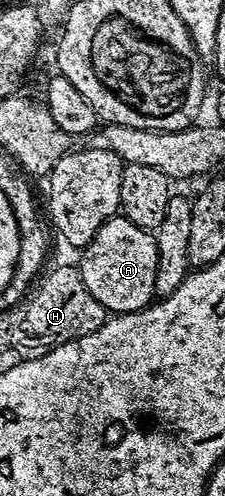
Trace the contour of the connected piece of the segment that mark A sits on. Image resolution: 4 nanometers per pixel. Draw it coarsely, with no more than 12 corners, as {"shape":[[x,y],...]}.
{"shape":[[115,216],[81,254],[111,315],[155,301],[158,243]]}

